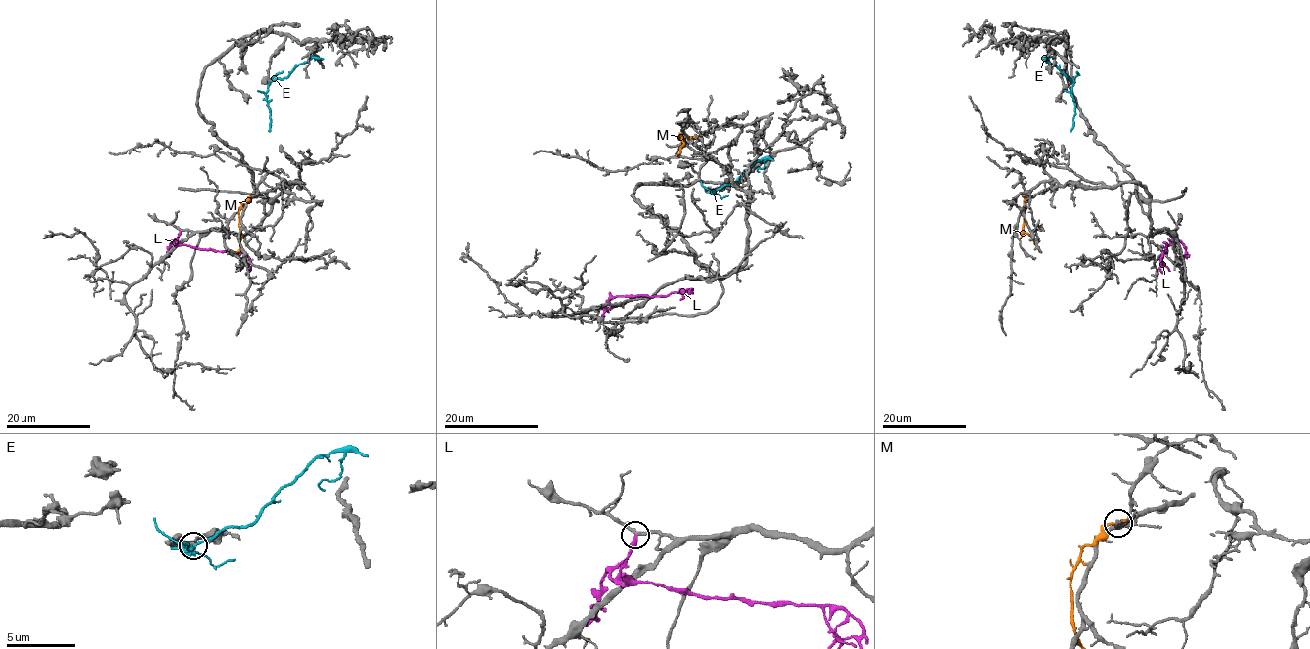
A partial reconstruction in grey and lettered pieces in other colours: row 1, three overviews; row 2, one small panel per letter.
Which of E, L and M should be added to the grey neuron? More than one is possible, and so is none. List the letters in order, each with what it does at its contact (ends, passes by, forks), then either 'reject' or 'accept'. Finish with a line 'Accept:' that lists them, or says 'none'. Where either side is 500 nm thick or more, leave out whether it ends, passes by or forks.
E: it forks; reject
L: it ends; reject
M: it ends; reject
Accept: none

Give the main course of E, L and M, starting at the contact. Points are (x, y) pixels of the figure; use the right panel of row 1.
E: (1072, 81), (1045, 61), (1044, 58), (1056, 54)
L: (1175, 230), (1178, 239), (1166, 244), (1166, 251), (1163, 252), (1159, 270), (1164, 274)
M: (1023, 196), (1023, 230), (1030, 236), (1040, 252)

